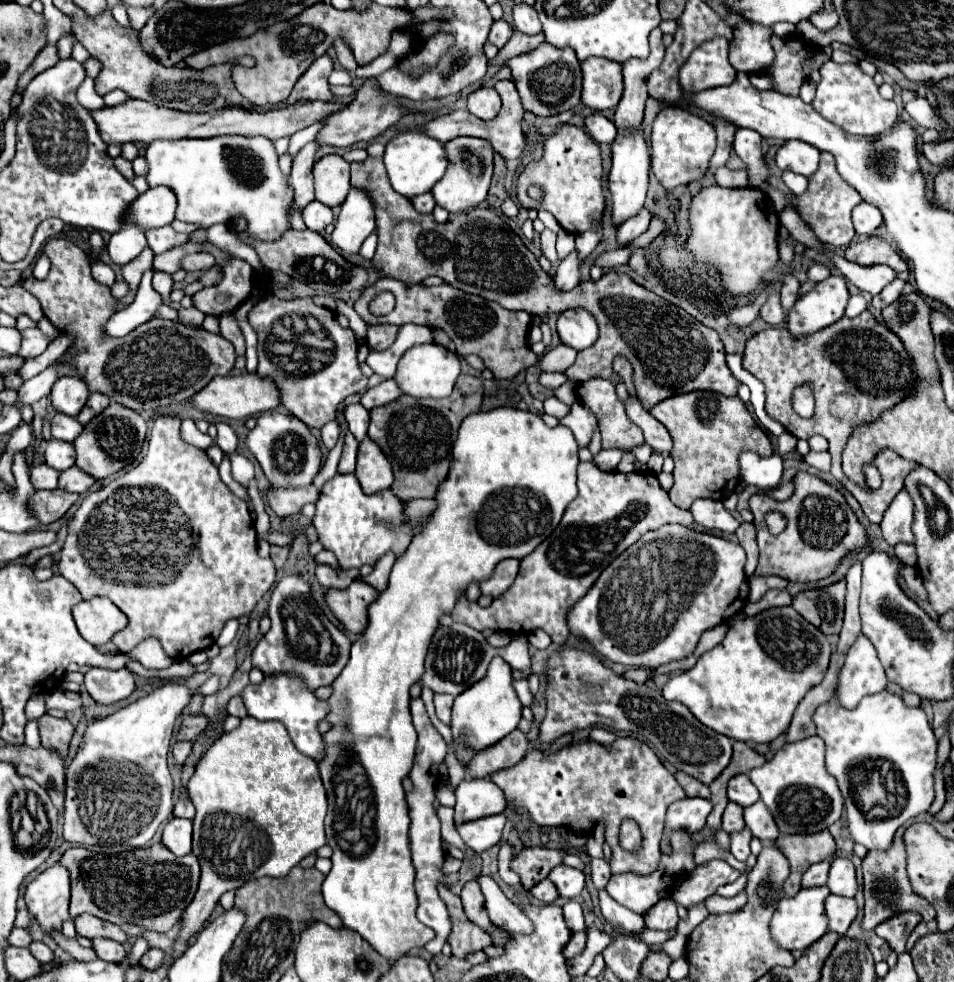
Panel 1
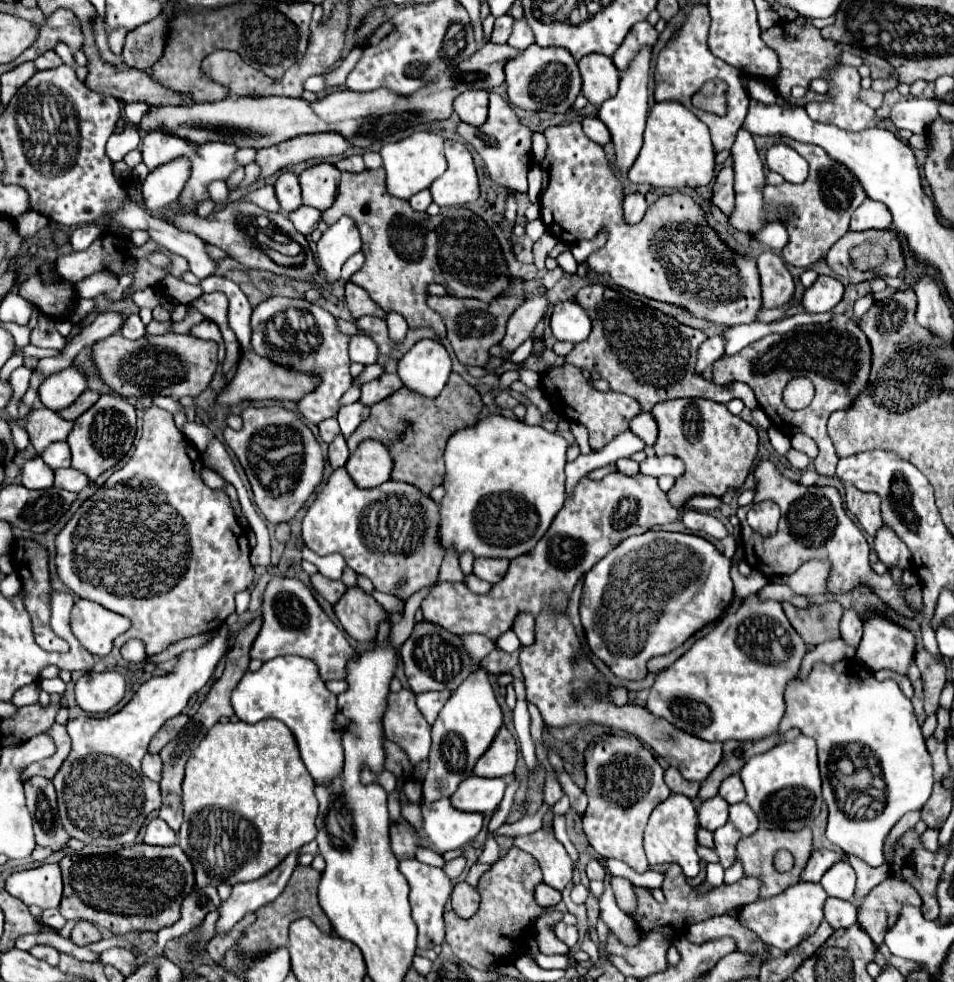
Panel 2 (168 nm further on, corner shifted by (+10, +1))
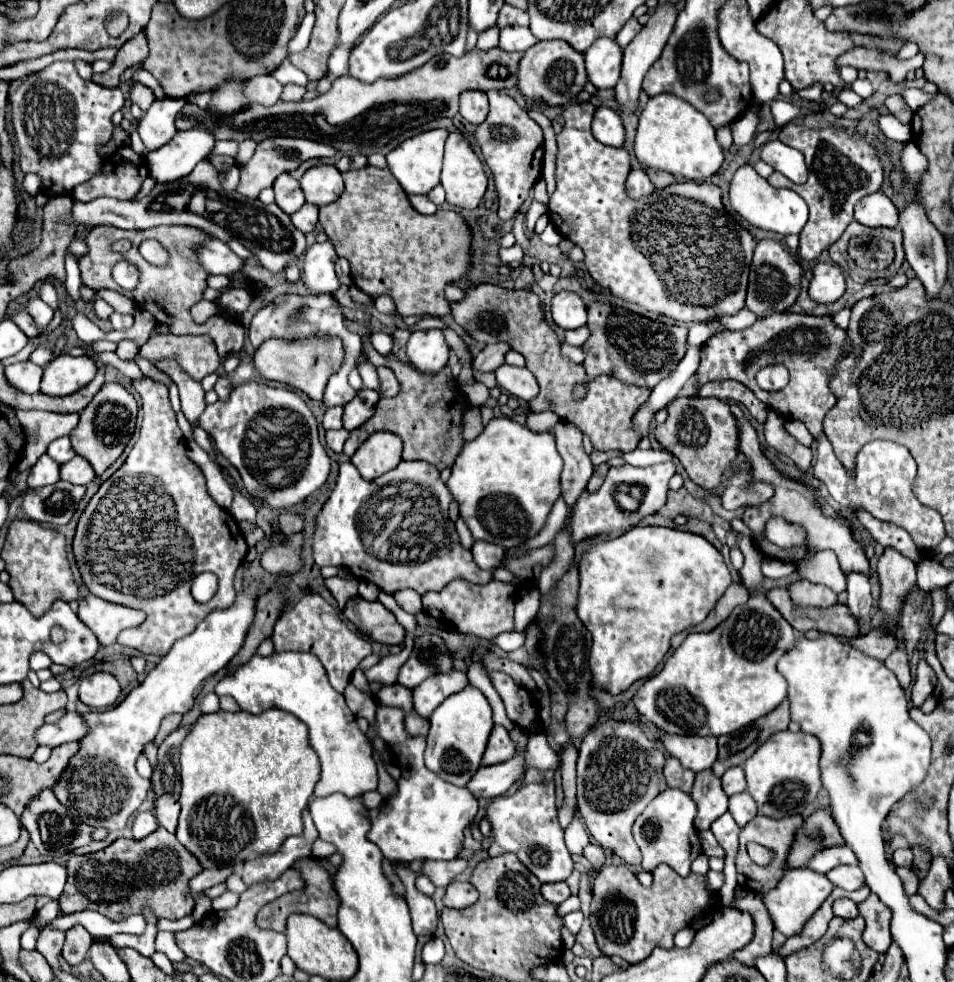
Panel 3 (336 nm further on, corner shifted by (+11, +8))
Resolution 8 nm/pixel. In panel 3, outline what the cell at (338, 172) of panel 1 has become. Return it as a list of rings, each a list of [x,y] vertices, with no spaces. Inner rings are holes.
[[[321,164],[309,168],[301,178],[305,200],[315,206],[327,206],[335,202],[343,192],[343,178],[335,166]]]

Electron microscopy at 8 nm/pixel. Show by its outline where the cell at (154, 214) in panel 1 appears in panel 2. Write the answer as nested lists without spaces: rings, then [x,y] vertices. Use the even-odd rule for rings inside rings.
[[[176,159],[170,161],[154,171],[148,173],[146,181],[142,183],[144,191],[144,205],[152,213],[162,213],[172,201],[178,199],[184,183],[190,175],[190,163],[188,159]]]

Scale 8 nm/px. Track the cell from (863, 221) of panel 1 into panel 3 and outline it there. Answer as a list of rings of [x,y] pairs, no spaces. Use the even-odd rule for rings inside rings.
[[[875,192],[857,202],[855,220],[869,228],[877,228],[877,226],[895,228],[899,222],[899,212],[891,202],[891,198],[887,198],[883,192]]]

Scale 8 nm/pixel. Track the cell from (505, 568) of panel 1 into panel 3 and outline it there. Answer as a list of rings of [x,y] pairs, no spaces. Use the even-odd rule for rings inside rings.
[[[475,542],[473,548],[471,548],[471,552],[473,552],[475,564],[477,564],[479,568],[483,568],[483,570],[495,568],[495,566],[501,562],[503,554],[505,554],[505,550],[503,550],[501,546],[489,544],[489,542]]]

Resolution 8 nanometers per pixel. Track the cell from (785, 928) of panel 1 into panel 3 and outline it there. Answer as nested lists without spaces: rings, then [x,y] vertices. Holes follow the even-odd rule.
[[[797,868],[797,870],[787,870],[785,878],[779,880],[777,888],[773,888],[773,892],[767,892],[763,896],[763,902],[775,922],[775,928],[785,936],[795,936],[801,932],[801,928],[813,916],[813,912],[825,902],[825,898],[831,894],[833,888],[835,886],[825,874],[813,872],[811,868]]]

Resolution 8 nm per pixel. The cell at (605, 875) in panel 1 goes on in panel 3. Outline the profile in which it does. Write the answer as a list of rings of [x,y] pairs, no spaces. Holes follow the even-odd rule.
[[[587,844],[587,846],[583,848],[583,854],[585,854],[585,858],[587,858],[593,866],[597,866],[597,868],[601,868],[601,866],[605,864],[605,860],[607,860],[607,854],[605,854],[605,850],[603,850],[599,844]]]

